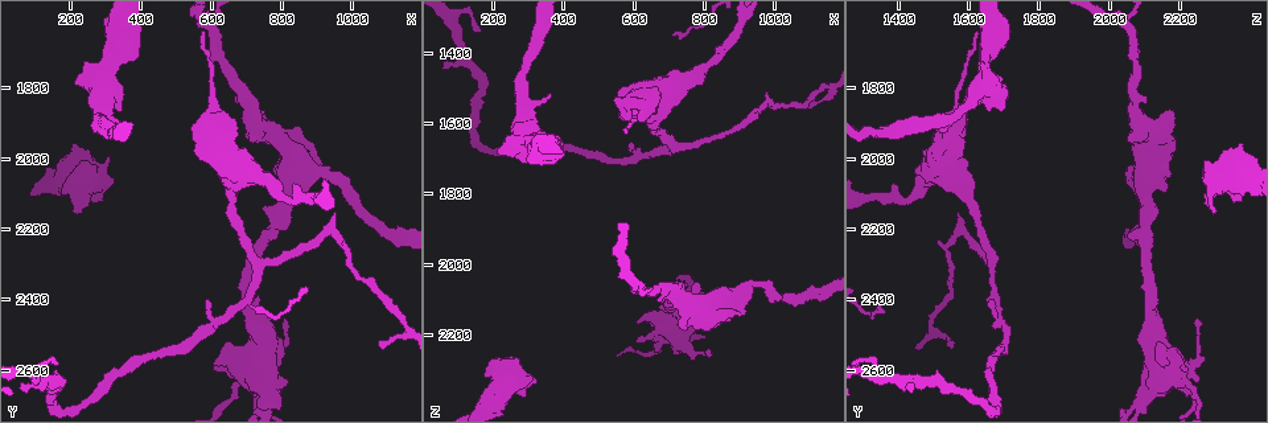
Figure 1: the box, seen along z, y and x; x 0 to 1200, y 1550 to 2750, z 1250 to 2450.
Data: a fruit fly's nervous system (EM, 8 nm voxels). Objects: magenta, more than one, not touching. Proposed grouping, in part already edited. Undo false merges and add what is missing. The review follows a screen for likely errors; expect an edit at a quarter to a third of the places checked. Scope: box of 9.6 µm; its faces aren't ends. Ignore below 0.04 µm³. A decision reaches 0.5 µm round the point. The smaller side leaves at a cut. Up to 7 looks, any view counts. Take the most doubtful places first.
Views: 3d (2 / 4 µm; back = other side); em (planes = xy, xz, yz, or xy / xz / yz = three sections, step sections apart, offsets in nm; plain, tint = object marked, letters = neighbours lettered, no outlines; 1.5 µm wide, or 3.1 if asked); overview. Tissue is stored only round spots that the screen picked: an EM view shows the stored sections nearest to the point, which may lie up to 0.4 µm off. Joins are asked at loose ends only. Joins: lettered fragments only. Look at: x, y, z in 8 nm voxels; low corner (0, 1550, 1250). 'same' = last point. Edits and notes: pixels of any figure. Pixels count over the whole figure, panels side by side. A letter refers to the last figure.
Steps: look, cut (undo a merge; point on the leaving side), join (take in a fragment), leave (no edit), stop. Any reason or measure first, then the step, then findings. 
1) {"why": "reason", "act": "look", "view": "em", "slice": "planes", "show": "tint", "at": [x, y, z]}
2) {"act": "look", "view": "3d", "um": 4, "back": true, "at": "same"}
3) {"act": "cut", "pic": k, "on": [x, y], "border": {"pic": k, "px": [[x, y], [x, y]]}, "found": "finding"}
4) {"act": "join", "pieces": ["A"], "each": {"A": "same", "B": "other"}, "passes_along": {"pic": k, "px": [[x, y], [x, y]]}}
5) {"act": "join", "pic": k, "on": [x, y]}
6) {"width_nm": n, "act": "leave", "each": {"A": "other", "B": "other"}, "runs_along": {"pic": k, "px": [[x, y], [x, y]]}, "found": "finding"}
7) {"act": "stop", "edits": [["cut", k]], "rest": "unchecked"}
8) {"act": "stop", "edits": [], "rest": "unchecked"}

{"why": "free end", "act": "look", "view": "3d", "um": 4, "at": [230, 2160, 2300]}

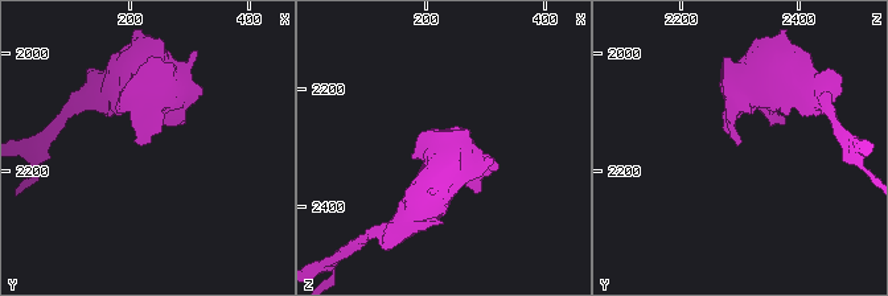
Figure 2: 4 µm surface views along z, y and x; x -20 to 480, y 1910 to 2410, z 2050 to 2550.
{"why": "shape alone is not enough", "act": "look", "view": "em", "slice": "yz", "step": 4, "show": "tint", "at": [235, 2155, 2300]}

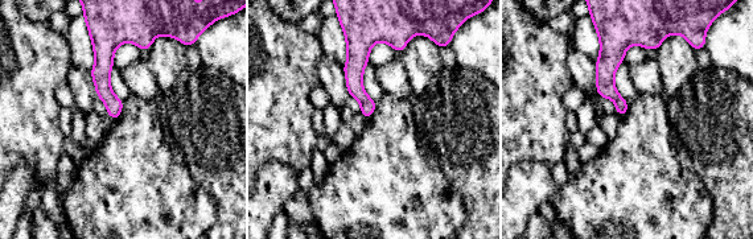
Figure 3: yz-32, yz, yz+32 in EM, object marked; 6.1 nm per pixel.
{"why": "cut it another way", "act": "look", "view": "em", "slice": "planes", "show": "letters", "at": "same"}

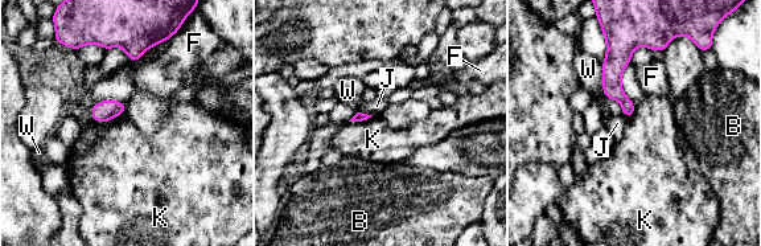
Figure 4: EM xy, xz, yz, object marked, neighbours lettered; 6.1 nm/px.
{"act": "leave", "each": {"B": "other", "F": "other", "J": "other", "K": "other", "W": "other"}, "runs_along": {"pic": 4, "px": [[658, 46], [634, 42], [613, 65], [628, 113]]}, "found": "none of them fits"}

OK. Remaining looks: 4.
{"why": "calibre changes", "act": "look", "view": "3d", "um": 4, "back": true, "at": [930, 2030, 2070]}

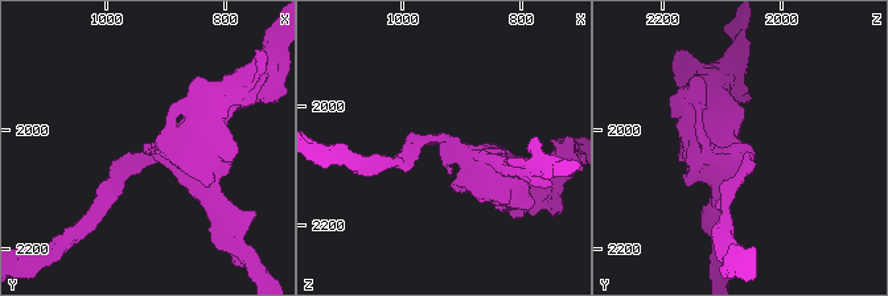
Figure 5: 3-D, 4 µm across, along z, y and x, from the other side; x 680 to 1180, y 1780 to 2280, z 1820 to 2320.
{"arm_widths_nm": [200, 500], "act": "look", "view": "em", "slice": "xy", "step": 4, "show": "letters", "at": [920, 2035, 2060]}

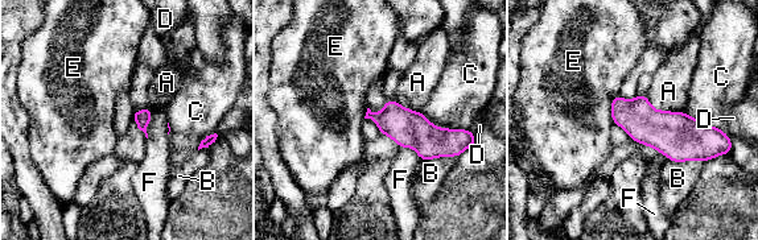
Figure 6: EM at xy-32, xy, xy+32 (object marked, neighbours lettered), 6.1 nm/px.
{"act": "leave", "each": {"A": "other", "B": "other", "C": "other", "D": "other", "E": "other", "F": "other"}, "border": {"pic": 6, "px": [[645, 95], [656, 110], [680, 112]]}, "found": "all the same cell"}

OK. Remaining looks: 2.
{"why": "stops while still wide", "act": "look", "view": "em", "slice": "planes", "show": "letters", "at": [730, 1880, 2180]}

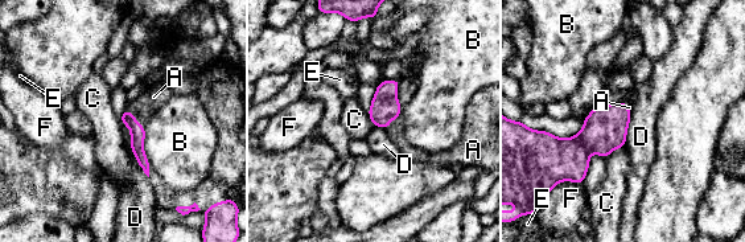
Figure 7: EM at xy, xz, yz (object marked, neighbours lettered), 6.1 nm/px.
{"act": "join", "pic": 7, "on": [153, 97], "each": {"A": "same", "B": "other", "C": "other", "D": "other", "E": "other", "F": "other"}, "found": "it goes on there"}

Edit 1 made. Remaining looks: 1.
{"act": "stop", "edits": [["join", 7]], "rest": "unchecked"}

